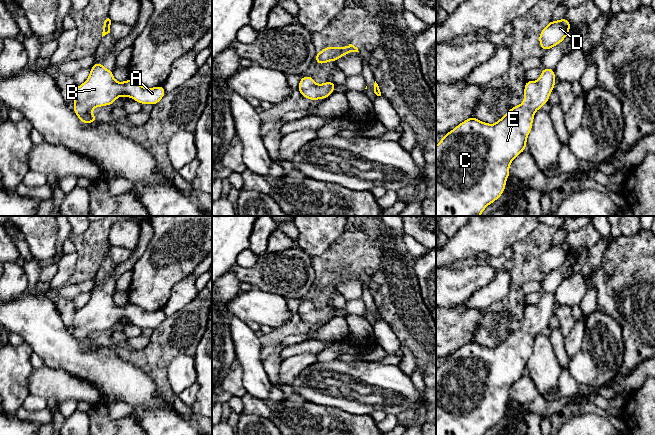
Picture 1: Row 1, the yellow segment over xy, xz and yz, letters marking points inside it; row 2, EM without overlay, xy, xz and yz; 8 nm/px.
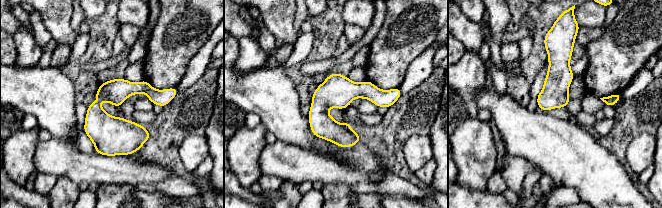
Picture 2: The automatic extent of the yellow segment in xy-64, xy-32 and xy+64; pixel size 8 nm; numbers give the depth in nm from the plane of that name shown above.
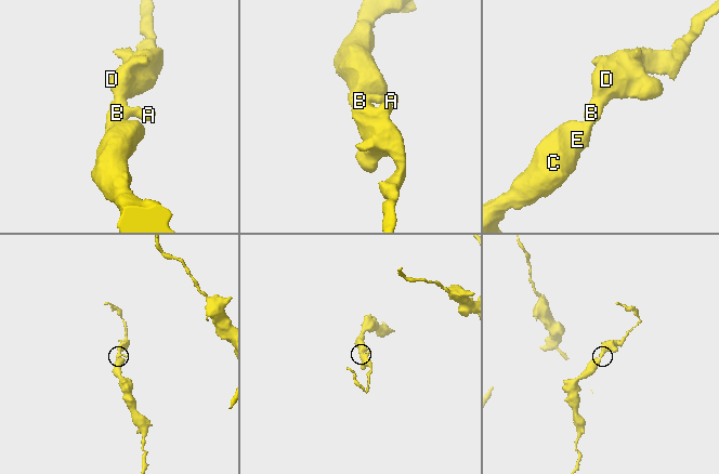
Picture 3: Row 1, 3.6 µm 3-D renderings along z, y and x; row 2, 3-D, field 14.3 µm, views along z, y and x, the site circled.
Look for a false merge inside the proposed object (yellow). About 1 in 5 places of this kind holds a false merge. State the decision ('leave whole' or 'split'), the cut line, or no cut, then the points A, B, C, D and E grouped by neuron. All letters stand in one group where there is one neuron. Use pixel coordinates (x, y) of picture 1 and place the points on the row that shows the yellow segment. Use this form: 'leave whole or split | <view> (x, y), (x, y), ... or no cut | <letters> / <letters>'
leave whole | no cut | A B C D E

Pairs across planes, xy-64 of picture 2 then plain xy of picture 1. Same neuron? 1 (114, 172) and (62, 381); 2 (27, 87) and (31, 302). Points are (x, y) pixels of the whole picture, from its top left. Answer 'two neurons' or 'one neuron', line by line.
1: one neuron
2: one neuron

